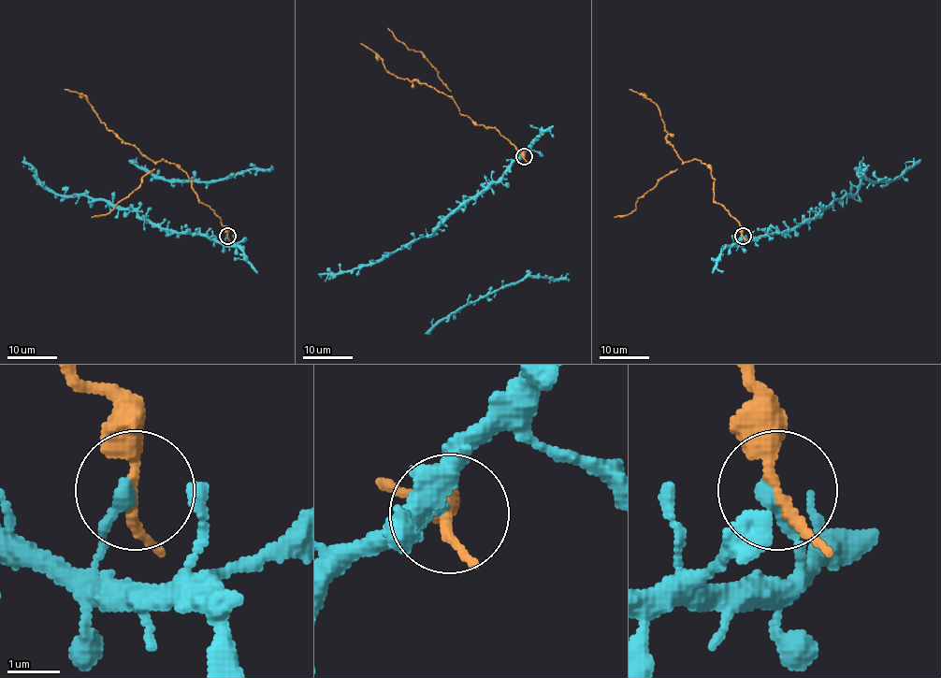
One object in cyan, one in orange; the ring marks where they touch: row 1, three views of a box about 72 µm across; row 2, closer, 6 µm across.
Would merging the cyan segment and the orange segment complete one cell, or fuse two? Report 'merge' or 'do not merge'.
do not merge

